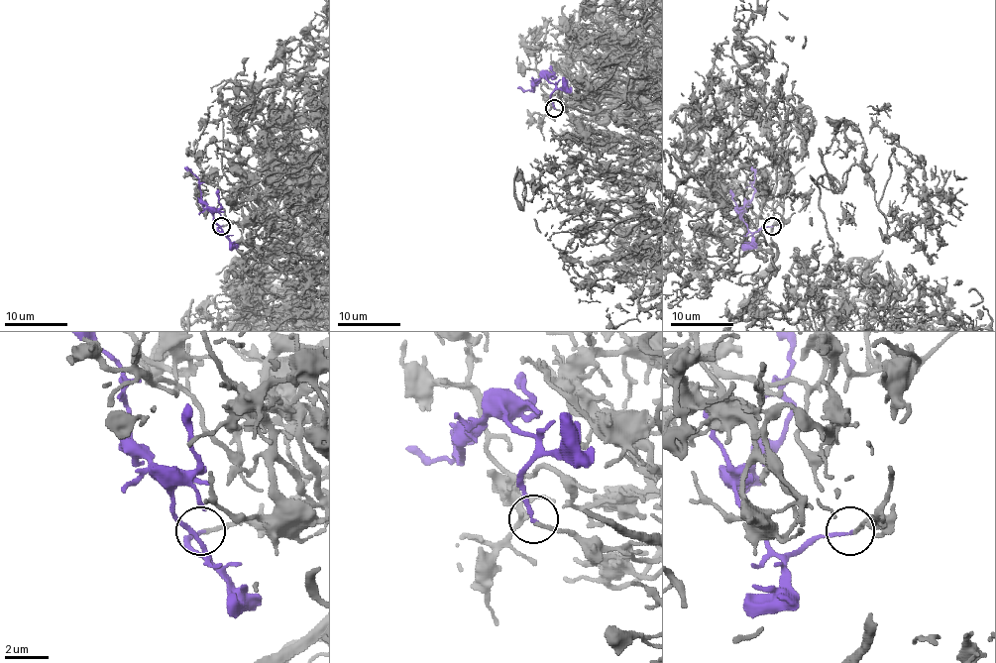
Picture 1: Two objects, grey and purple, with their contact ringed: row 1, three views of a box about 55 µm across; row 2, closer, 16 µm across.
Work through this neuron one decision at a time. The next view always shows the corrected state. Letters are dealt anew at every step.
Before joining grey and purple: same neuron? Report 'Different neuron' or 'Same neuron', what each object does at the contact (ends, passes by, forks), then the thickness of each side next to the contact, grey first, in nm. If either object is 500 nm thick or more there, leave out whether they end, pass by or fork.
Same neuron. At the ring grey ends. At the ring purple ends. Thickness 150 nm (grey) against 160 nm

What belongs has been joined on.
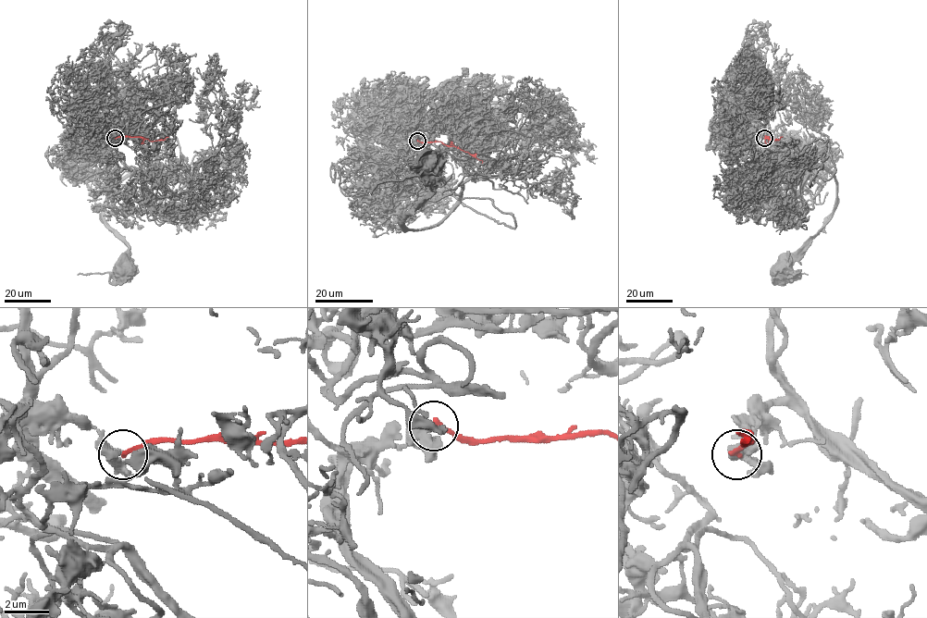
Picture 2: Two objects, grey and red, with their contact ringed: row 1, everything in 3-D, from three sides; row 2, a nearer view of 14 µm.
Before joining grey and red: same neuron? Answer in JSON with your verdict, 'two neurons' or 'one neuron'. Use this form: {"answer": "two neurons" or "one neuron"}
{"answer": "two neurons"}

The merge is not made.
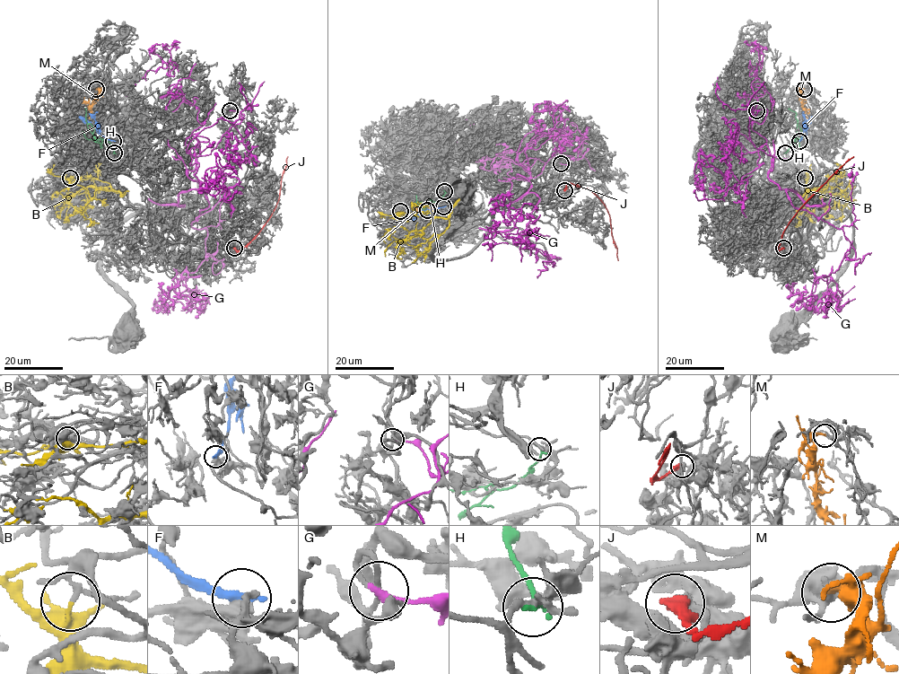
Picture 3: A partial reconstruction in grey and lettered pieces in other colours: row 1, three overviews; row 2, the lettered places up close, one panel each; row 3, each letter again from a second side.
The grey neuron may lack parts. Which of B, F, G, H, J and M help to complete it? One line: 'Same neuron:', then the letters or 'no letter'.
Same neuron: M

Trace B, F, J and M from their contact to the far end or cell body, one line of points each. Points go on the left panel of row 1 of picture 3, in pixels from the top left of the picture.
B: (70, 178), (91, 197), (97, 190), (118, 190), (97, 179), (68, 183), (73, 180)
F: (112, 140), (78, 117)
J: (234, 248), (237, 250), (243, 249), (274, 211), (279, 197), (287, 156)
M: (96, 89), (99, 94), (94, 99), (91, 115), (88, 118)

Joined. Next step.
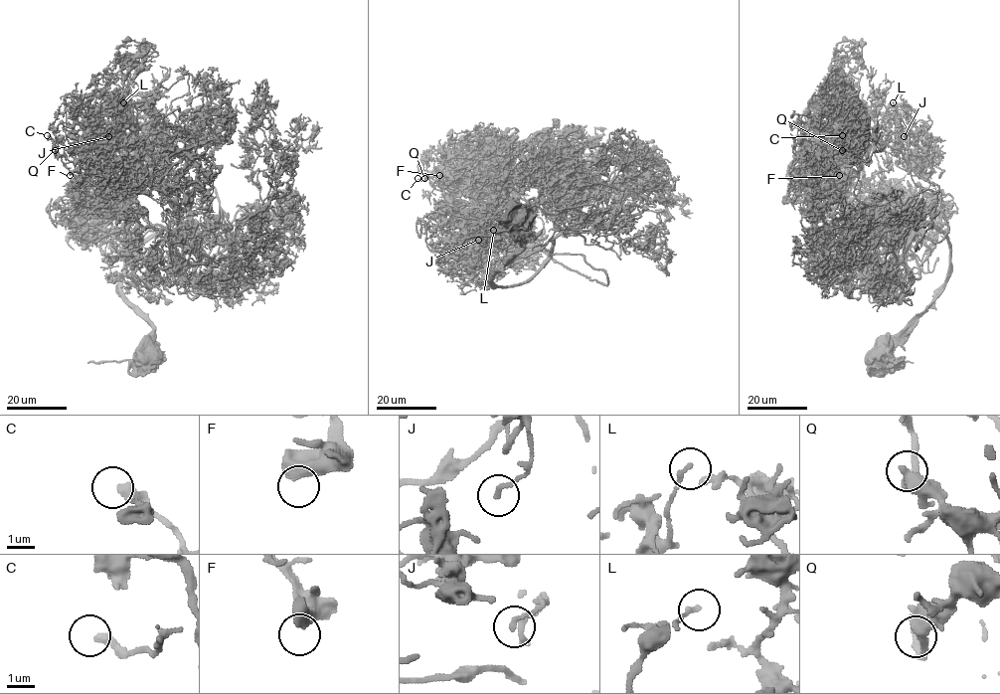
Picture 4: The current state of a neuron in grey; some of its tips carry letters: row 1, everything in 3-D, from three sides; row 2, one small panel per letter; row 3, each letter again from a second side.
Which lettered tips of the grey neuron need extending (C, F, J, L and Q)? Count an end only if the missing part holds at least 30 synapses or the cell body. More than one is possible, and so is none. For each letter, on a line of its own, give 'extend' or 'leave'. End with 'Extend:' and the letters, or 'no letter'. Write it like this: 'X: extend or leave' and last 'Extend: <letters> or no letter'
C: leave
F: leave
J: leave
L: leave
Q: leave
Extend: no letter

